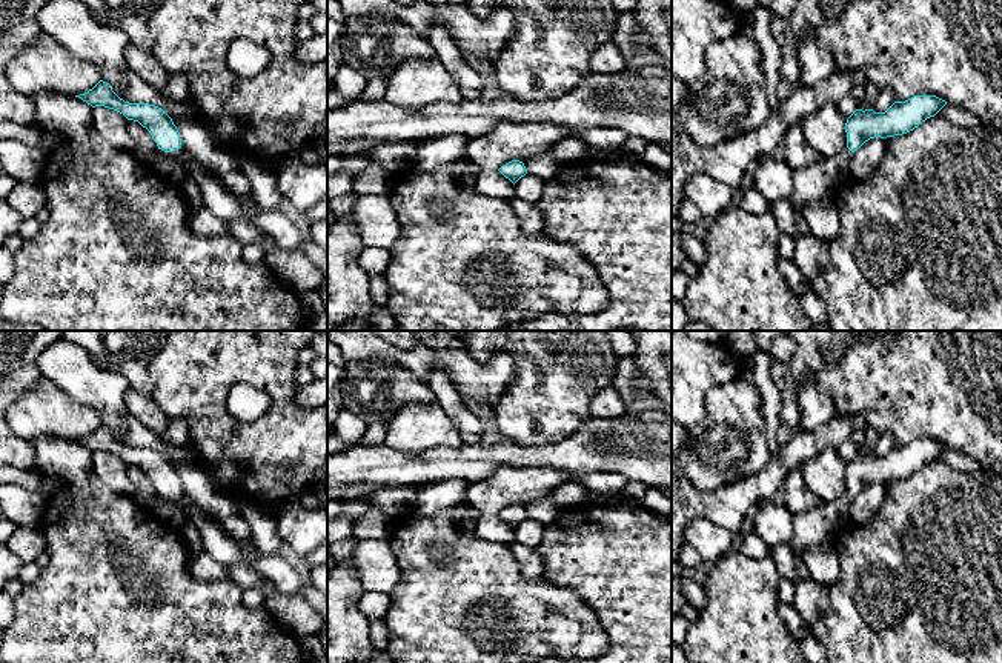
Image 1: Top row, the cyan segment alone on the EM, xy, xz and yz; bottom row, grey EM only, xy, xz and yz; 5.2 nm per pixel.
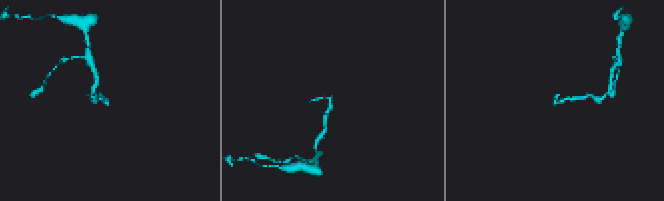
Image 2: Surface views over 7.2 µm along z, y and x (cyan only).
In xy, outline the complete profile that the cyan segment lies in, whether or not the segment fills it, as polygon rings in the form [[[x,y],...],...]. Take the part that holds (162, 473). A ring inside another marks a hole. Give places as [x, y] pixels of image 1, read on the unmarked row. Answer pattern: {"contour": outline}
{"contour": [[[100,425],[92,434],[75,440],[91,449],[105,451],[123,458],[128,465],[138,466],[149,475],[158,494],[169,497],[175,508],[183,511],[181,483],[172,463],[158,451],[149,448],[129,448],[120,443],[109,428]]]}

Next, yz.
{"contour": [[[914,440],[905,446],[894,446],[885,457],[856,454],[845,468],[848,494],[795,515],[790,541],[795,555],[801,557],[813,546],[833,545],[844,525],[850,521],[853,497],[865,486],[907,478],[934,461],[945,449],[947,446],[936,440]]]}

